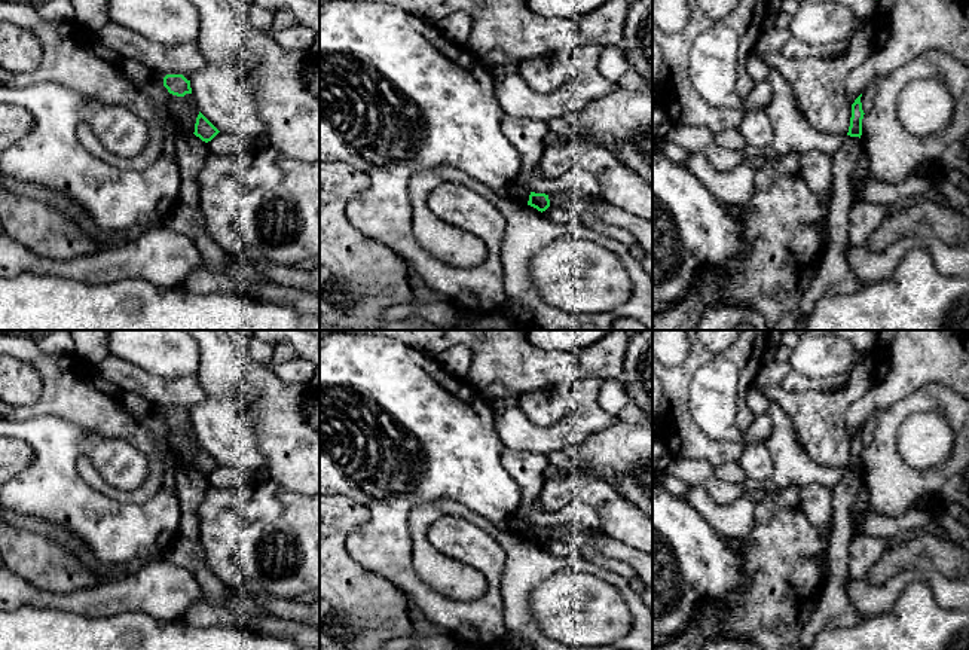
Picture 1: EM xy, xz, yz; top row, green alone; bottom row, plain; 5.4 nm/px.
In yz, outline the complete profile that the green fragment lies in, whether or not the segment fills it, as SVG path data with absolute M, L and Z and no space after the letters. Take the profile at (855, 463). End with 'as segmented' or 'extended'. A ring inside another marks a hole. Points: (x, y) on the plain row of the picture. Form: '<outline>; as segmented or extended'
M862 427L855 433L852 437L852 451L850 451L850 460L847 469L850 470L859 470L862 469L862 452L863 452L863 443L861 436Z; as segmented

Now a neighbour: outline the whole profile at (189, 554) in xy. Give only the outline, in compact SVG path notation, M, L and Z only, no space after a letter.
M177 535L162 556L187 568L195 576L207 602L227 608L232 592L207 568L201 541Z

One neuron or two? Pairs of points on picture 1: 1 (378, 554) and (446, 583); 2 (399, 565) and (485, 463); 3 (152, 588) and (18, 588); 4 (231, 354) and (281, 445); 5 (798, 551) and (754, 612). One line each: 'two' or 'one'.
1: two
2: one
3: one
4: one
5: one

